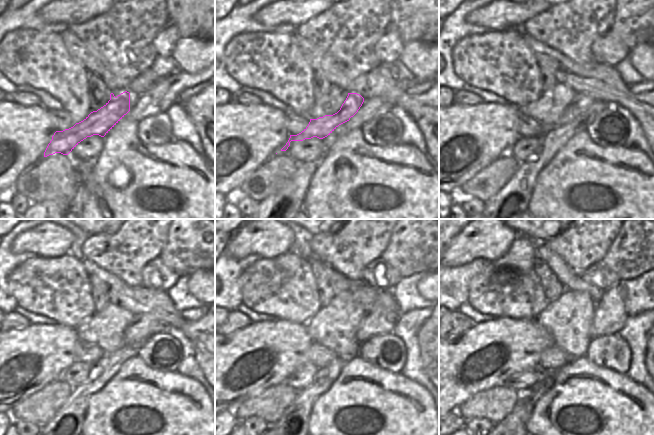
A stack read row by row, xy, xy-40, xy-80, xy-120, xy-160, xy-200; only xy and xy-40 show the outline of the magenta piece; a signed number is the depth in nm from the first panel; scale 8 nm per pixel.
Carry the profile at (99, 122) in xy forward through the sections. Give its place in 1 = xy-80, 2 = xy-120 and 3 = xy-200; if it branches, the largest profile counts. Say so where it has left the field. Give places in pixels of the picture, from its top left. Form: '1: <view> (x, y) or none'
1: xy-80 (581, 103)
2: xy-120 (144, 326)
3: xy-200 (610, 316)

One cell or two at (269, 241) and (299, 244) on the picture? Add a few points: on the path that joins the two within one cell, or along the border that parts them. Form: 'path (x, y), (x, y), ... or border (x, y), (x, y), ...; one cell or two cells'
border (291, 229), (293, 232), (293, 243); two cells

